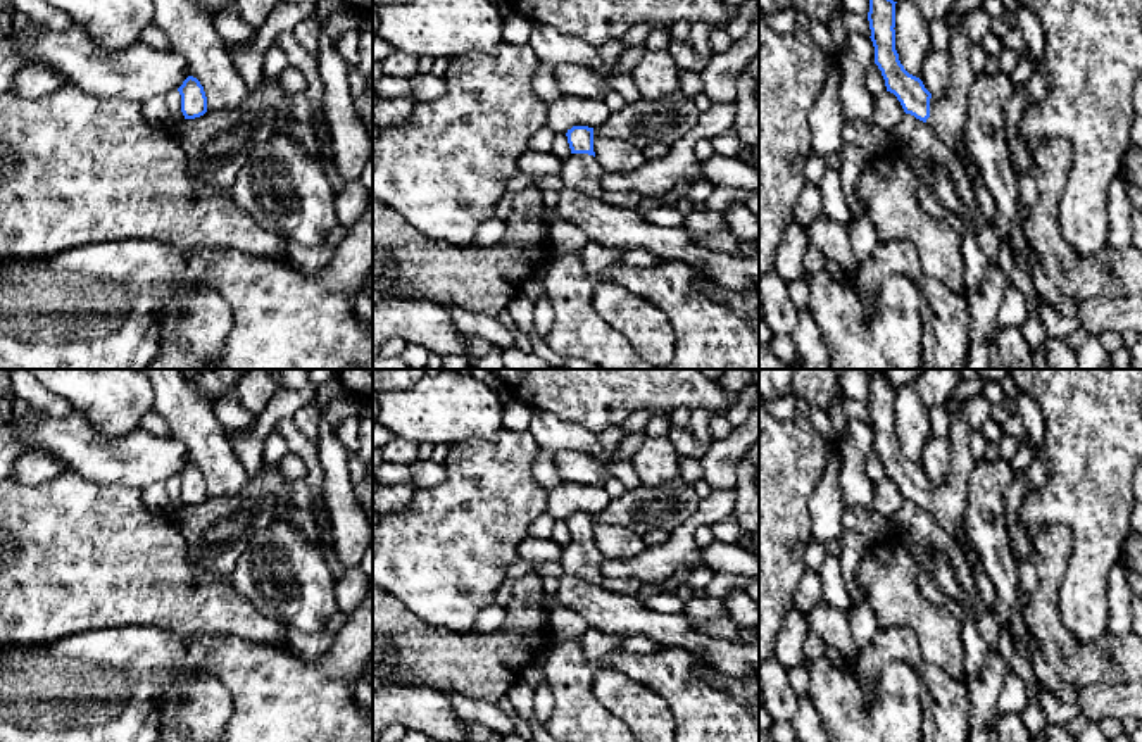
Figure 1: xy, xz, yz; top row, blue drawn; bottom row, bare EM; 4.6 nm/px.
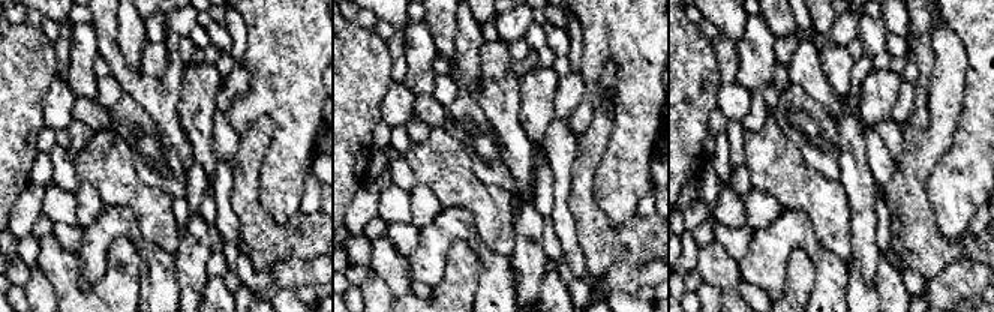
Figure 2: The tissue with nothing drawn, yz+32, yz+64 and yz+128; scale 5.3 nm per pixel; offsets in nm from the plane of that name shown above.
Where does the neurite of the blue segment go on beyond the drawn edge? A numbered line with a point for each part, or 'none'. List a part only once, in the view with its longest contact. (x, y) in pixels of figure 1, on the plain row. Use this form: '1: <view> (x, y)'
1: yz (947, 499)

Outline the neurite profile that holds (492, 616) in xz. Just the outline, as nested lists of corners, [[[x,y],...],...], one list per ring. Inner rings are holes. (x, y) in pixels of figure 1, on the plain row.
[[[492,604],[478,613],[476,630],[478,633],[493,632],[505,619],[505,607]]]

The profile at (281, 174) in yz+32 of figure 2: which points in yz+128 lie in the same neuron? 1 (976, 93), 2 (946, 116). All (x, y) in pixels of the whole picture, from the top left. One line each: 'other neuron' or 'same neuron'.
1: same neuron
2: other neuron

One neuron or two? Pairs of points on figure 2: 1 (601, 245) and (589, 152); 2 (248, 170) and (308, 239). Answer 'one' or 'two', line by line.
1: one
2: one

